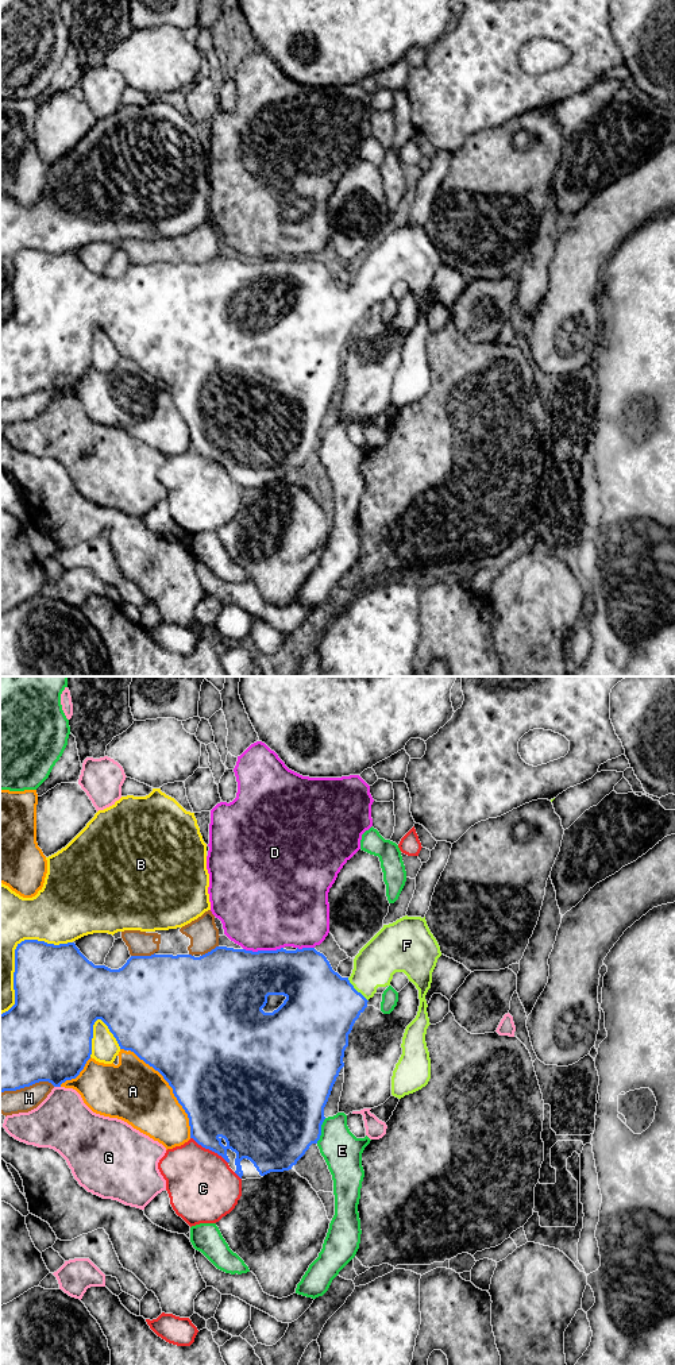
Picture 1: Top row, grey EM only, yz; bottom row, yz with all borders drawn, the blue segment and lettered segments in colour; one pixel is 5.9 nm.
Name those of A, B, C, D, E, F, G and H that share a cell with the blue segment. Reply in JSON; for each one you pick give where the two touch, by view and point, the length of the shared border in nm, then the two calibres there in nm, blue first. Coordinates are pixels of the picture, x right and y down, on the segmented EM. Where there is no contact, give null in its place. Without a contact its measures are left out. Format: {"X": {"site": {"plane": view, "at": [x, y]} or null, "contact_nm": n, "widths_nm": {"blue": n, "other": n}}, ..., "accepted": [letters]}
{"F": {"site": {"plane": "yz", "at": [355, 990]}, "contact_nm": 190, "widths_nm": {"blue": 440, "other": 240}}, "accepted": ["F"]}

